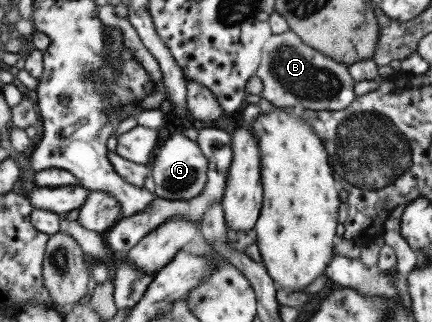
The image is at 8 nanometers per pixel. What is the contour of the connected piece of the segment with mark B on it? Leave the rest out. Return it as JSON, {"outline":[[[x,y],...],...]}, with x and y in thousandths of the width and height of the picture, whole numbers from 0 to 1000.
{"outline":[[[674,96],[627,106],[604,152],[604,186],[590,214],[590,233],[604,248],[604,301],[611,301],[637,335],[706,335],[725,345],[785,345],[799,339],[822,298],[817,295],[819,245],[808,233],[806,208],[752,180],[743,165],[704,140]]]}

